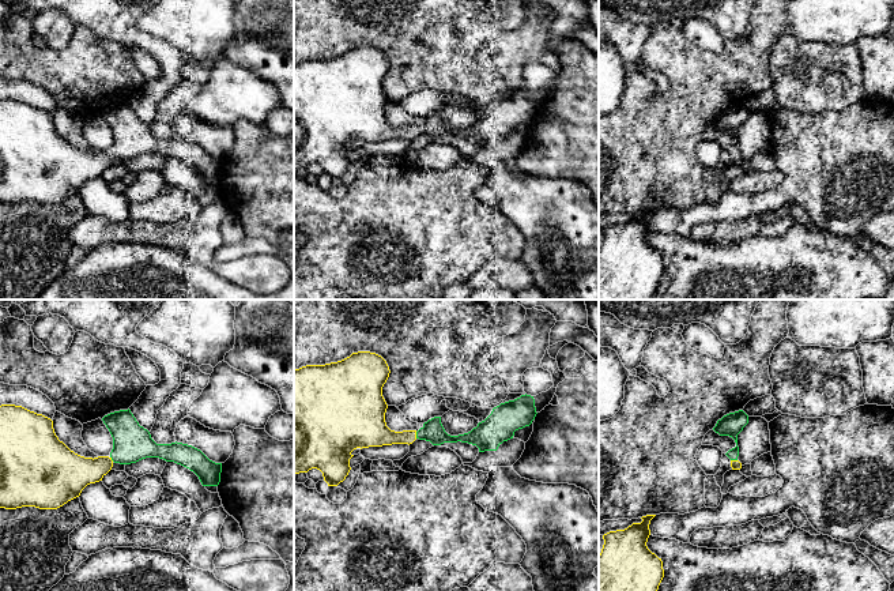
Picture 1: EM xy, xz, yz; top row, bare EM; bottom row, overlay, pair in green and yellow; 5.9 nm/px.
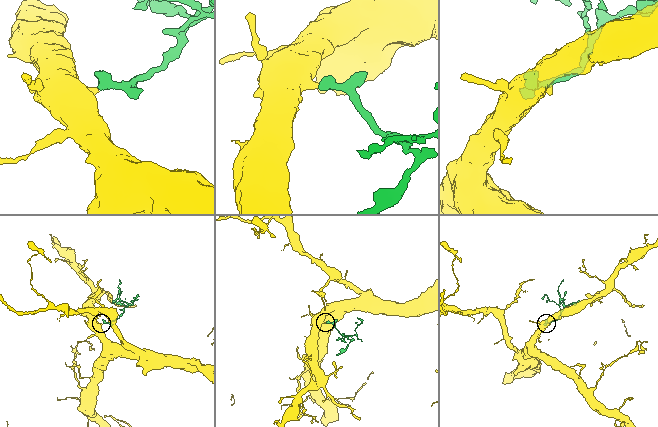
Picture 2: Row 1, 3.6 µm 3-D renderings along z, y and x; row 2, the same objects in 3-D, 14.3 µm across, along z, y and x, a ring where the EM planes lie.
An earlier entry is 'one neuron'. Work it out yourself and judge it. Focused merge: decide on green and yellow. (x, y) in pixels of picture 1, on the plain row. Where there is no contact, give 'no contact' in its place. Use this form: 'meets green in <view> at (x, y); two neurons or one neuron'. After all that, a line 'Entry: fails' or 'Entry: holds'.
meets green in xz at (417, 130); one neuron
Entry: holds

